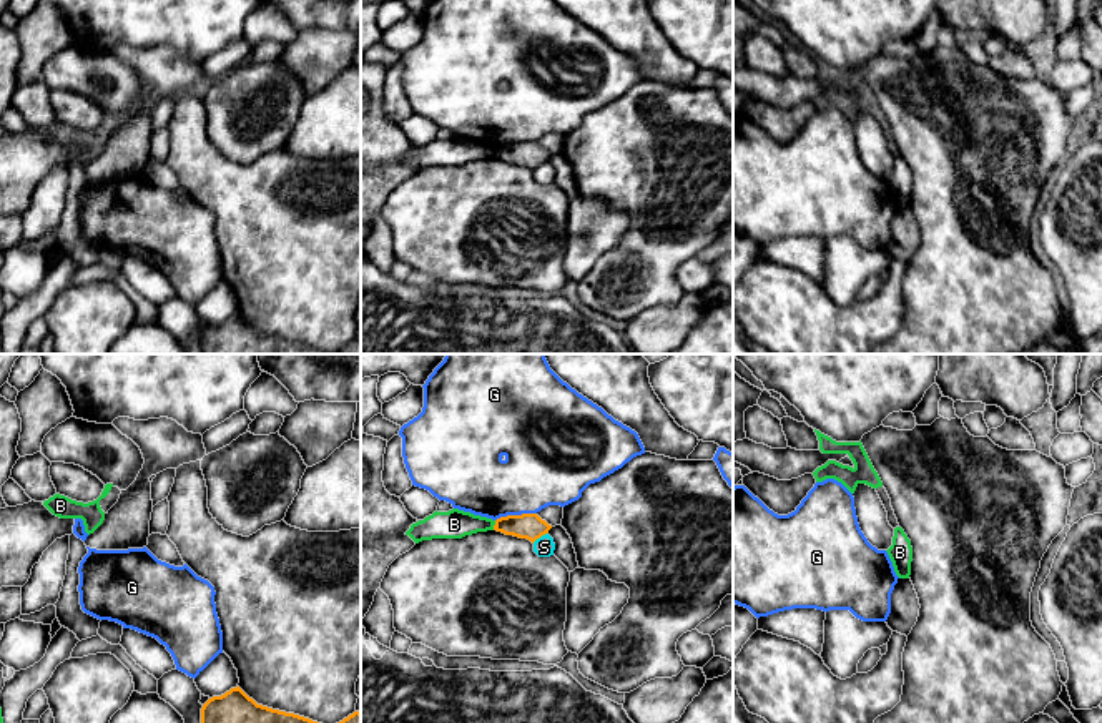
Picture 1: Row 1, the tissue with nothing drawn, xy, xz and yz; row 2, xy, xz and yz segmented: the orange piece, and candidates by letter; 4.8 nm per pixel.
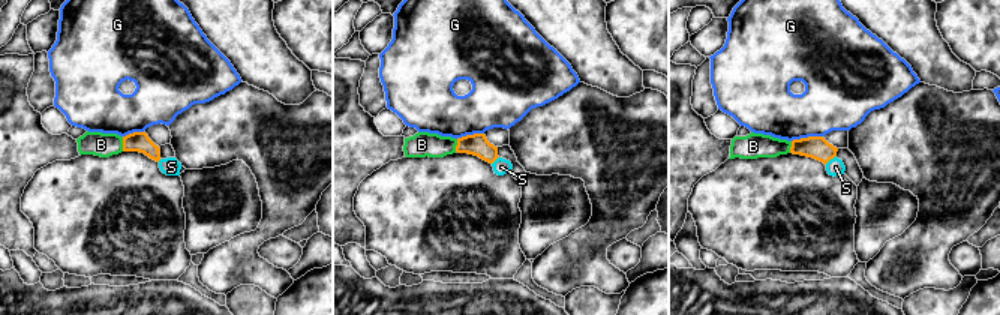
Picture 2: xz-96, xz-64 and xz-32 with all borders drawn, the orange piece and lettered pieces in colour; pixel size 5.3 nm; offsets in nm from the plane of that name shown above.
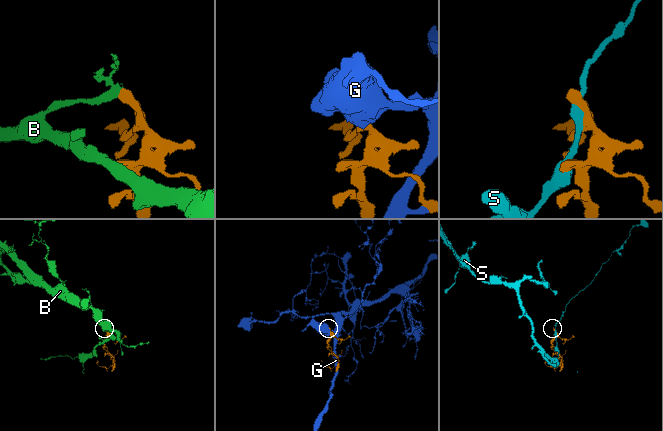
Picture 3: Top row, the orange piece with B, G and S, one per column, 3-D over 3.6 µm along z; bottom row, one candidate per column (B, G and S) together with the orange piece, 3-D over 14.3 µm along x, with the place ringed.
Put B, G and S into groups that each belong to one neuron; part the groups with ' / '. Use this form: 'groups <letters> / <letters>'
groups B / G / S

